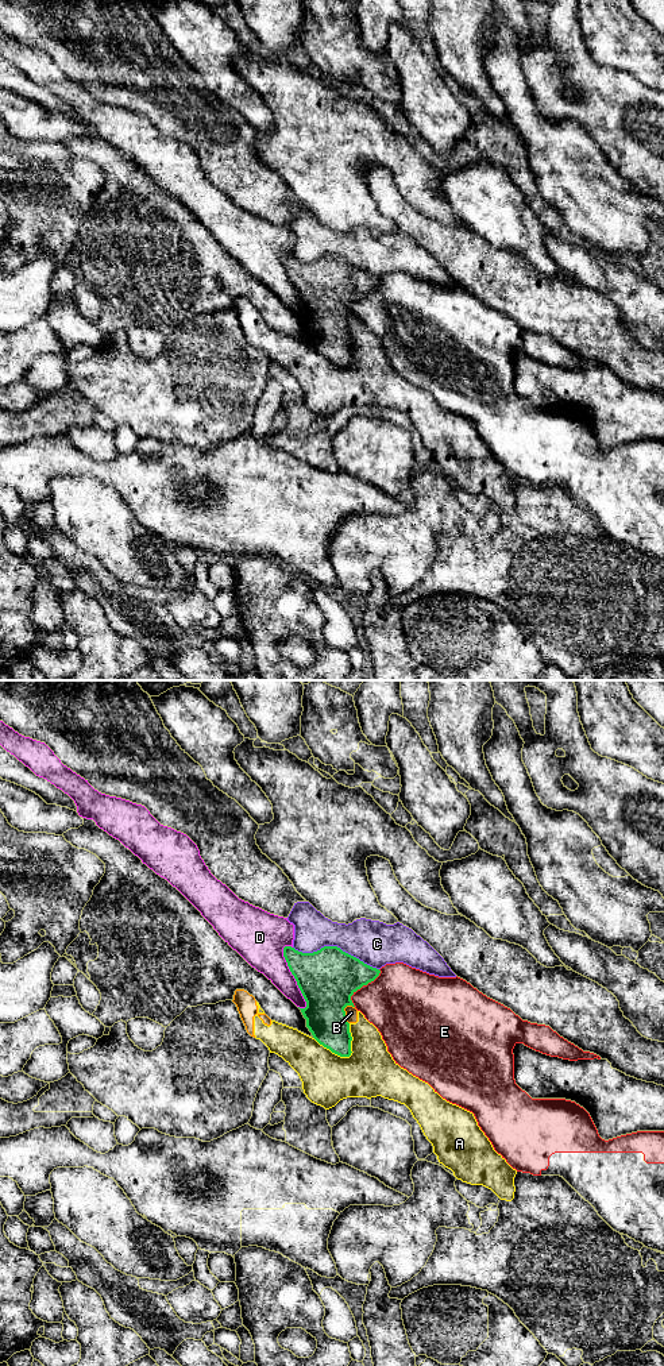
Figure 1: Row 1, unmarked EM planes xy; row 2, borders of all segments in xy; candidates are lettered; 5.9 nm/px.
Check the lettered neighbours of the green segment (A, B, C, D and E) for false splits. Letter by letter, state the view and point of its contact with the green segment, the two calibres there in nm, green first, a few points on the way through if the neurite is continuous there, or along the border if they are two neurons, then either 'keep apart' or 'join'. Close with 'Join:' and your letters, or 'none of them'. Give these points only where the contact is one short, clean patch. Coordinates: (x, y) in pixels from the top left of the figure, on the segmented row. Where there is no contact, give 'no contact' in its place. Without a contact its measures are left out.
A: meets green in xy at (334, 1052); 240 nm thick on the green side, 300 nm on the other; keep apart
B: meets green in xy at (344, 1013); 360 nm thick on the green side, 70 nm on the other; keep apart
C: meets green in xy at (336, 946); 360 nm thick on the green side, 260 nm on the other; keep apart
D: meets green in xy at (294, 977); 360 nm thick on the green side, 240 nm on the other; keep apart
E: meets green in xy at (362, 986); 360 nm thick on the green side, 400 nm on the other; keep apart
Join: none of them

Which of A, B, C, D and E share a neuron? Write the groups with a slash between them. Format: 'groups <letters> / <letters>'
groups A B / C / D / E

